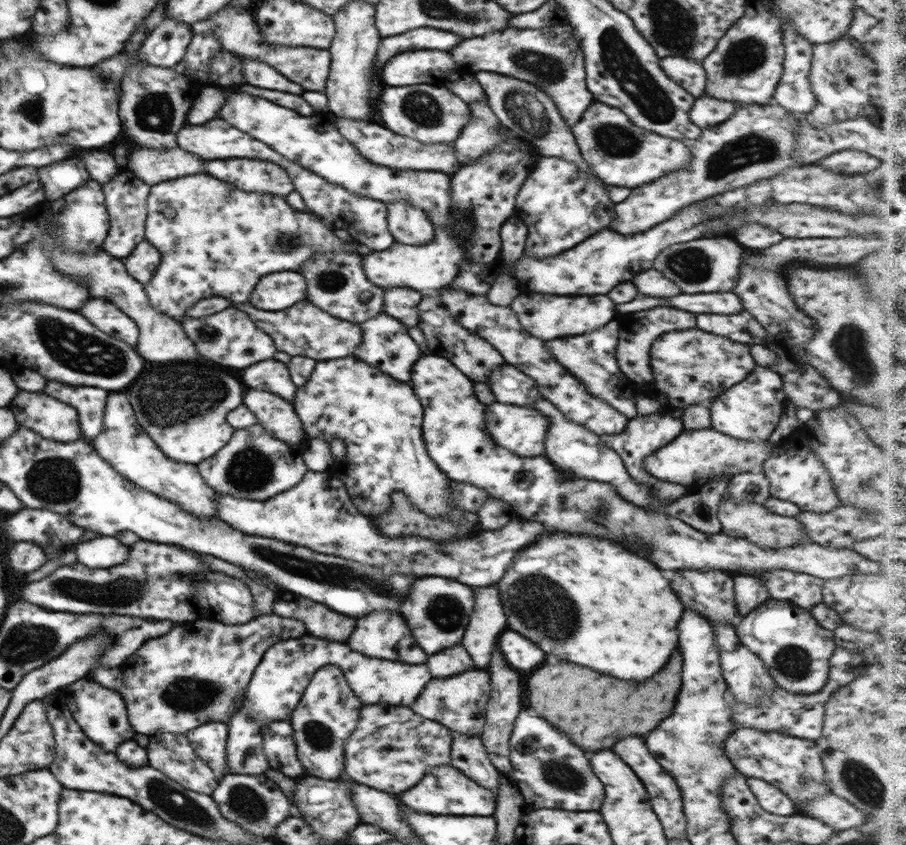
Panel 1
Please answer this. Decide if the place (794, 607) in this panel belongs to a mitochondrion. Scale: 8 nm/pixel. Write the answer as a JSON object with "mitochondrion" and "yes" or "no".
{"mitochondrion":"no"}

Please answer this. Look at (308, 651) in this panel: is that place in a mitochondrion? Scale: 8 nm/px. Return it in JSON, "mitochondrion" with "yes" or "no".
{"mitochondrion":"yes"}

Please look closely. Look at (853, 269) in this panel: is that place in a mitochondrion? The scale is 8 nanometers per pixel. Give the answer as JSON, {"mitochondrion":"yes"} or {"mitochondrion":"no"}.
{"mitochondrion":"no"}

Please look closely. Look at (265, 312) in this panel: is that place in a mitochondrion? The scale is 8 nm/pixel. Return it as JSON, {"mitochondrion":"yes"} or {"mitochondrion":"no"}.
{"mitochondrion":"no"}

